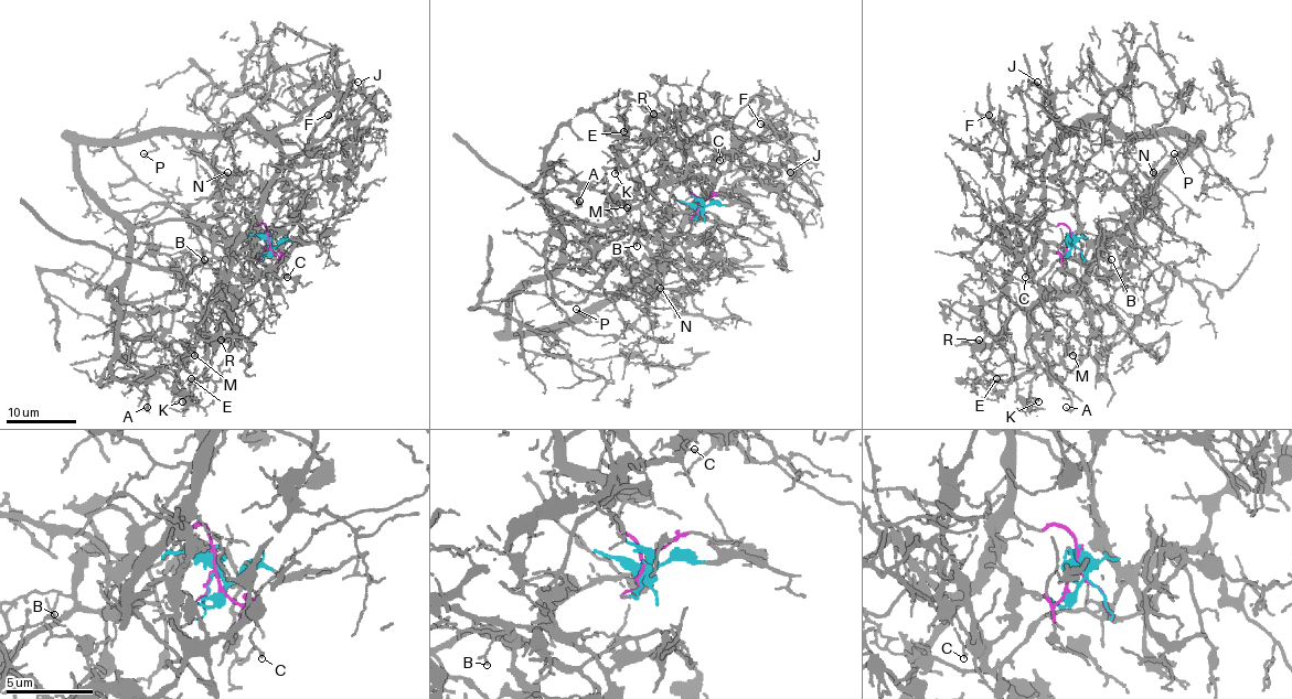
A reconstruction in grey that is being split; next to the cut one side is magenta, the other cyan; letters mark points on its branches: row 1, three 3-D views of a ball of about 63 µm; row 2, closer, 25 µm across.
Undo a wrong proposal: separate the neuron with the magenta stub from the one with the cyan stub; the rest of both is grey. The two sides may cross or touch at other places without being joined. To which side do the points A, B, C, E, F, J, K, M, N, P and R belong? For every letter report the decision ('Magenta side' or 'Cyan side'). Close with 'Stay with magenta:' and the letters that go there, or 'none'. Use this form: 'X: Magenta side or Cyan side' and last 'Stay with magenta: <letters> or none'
A: Cyan side
B: Cyan side
C: Cyan side
E: Cyan side
F: Magenta side
J: Magenta side
K: Cyan side
M: Cyan side
N: Cyan side
P: Magenta side
R: Cyan side
Stay with magenta: F, J, P

